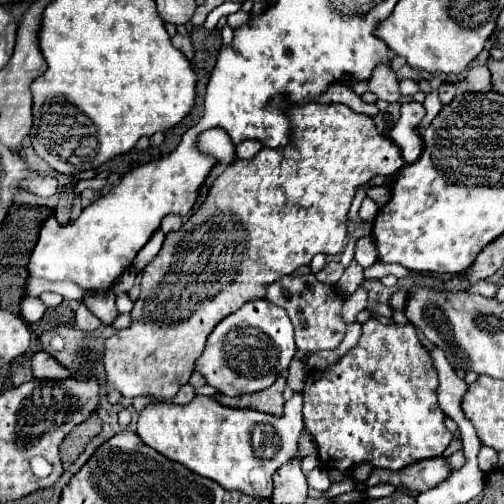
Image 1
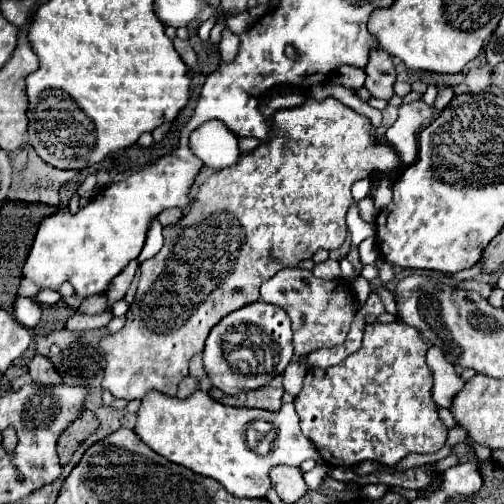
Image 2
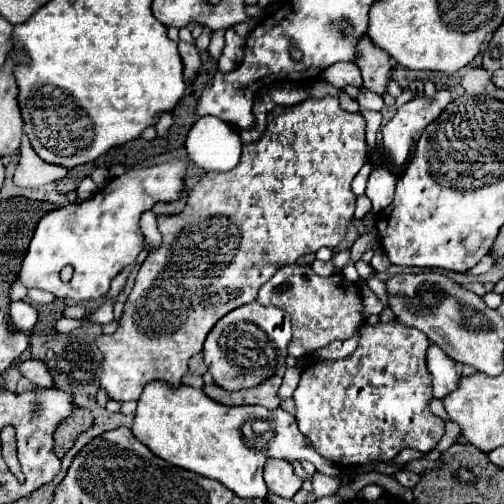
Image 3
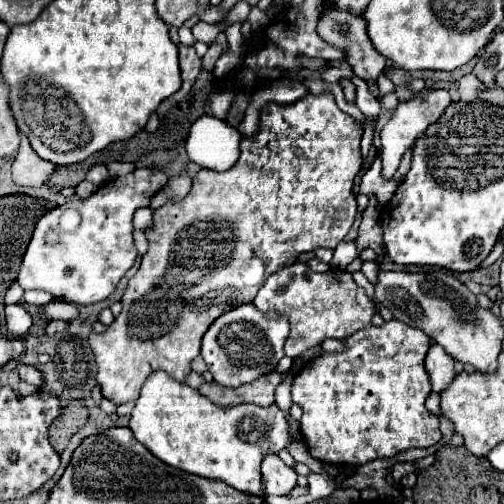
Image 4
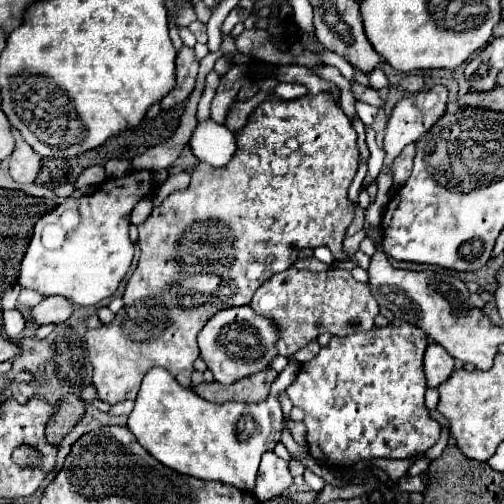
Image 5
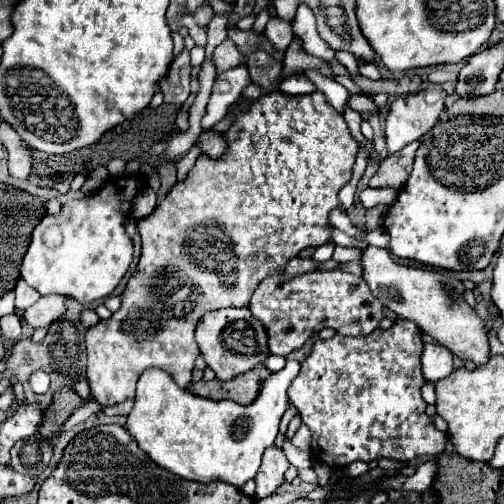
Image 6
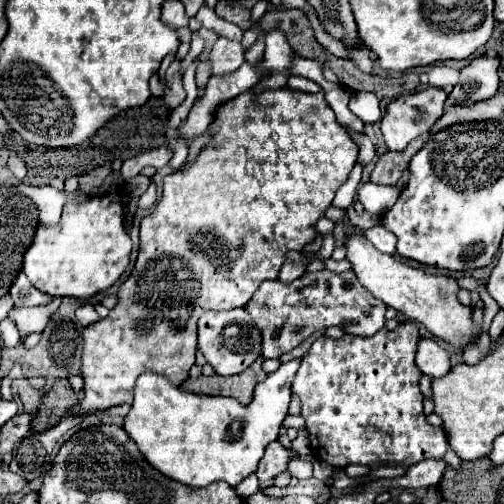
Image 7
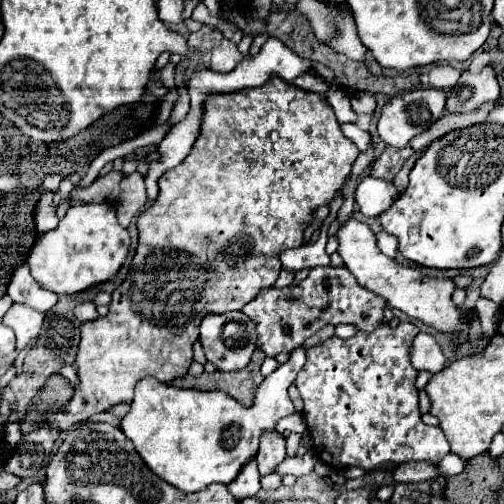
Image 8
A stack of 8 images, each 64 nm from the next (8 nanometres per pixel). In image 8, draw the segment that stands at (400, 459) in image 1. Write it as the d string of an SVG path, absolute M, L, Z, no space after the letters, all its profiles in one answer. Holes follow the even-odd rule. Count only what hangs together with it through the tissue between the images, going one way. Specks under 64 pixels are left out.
M400 322L396 328L388 326L388 324L380 324L376 326L374 332L358 332L356 336L348 338L348 340L342 340L342 338L328 338L326 342L322 344L316 344L312 348L308 348L308 360L304 364L304 368L300 370L298 378L296 378L296 386L300 390L300 396L304 400L304 410L302 410L302 416L306 420L306 426L308 426L308 434L314 442L314 454L324 462L324 464L330 464L332 468L350 468L350 466L356 466L356 468L362 468L364 472L372 472L376 470L378 466L382 464L402 464L402 462L430 462L430 464L438 464L448 452L450 452L450 446L448 446L448 440L444 438L442 430L440 428L434 428L434 426L426 426L422 420L420 420L420 410L418 410L418 390L414 386L416 382L416 370L412 368L410 364L410 356L408 356L408 350L410 350L410 344L414 340L414 336L418 334L418 328L412 324L412 322Z

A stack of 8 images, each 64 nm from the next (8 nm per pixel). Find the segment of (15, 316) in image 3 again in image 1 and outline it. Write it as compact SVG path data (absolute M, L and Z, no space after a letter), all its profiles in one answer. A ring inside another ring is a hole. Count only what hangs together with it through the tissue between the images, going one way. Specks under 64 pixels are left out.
M24 296L22 302L20 302L20 316L24 318L26 324L34 324L42 318L46 306L42 304L40 298L30 298L30 296Z

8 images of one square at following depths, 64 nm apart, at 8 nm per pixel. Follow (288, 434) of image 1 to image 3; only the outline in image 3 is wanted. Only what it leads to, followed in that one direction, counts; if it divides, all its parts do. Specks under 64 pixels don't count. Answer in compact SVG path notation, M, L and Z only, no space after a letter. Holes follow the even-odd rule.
M164 380L148 382L134 412L132 434L162 460L218 480L242 498L268 496L262 478L262 468L268 458L310 460L318 472L340 476L338 466L314 452L312 444L308 444L298 430L296 418L284 408L266 410L262 406L222 406L204 396L202 390L184 384L170 386ZM250 444L262 444L262 448Z

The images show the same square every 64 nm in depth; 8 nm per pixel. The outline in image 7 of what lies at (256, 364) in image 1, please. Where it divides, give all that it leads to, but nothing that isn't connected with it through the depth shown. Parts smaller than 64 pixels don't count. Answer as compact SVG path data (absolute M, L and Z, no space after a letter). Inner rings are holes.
M242 308L230 312L204 312L198 320L198 348L206 356L208 364L212 364L216 374L240 374L260 354L260 330Z

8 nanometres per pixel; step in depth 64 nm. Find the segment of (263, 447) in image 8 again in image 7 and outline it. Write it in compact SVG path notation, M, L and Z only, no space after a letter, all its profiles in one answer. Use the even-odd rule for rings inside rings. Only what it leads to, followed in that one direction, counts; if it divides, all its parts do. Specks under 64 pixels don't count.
M278 440L270 442L266 446L266 452L264 452L264 456L258 464L258 470L256 470L256 476L260 480L260 488L268 488L272 484L272 478L286 470L288 460L290 460L290 452Z

